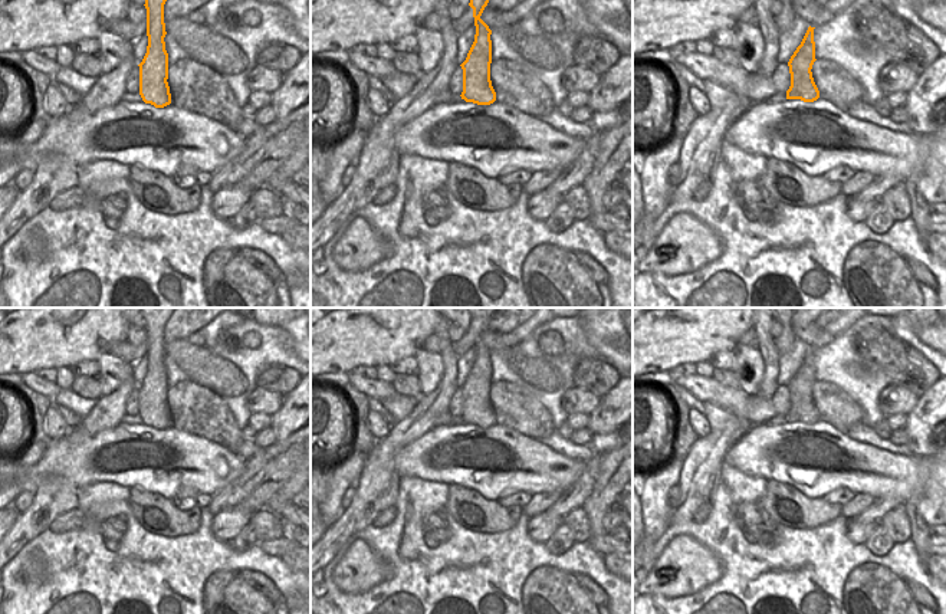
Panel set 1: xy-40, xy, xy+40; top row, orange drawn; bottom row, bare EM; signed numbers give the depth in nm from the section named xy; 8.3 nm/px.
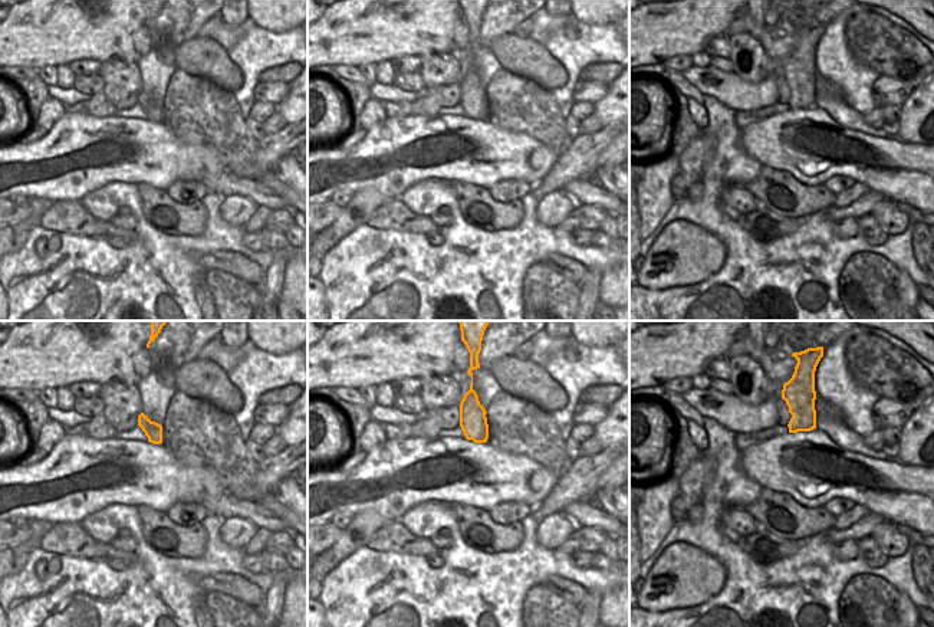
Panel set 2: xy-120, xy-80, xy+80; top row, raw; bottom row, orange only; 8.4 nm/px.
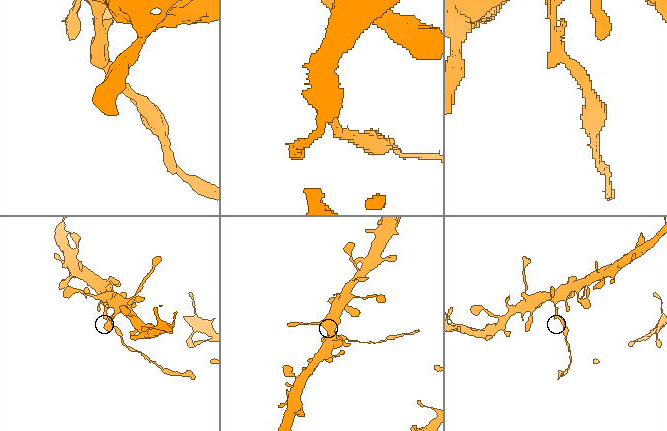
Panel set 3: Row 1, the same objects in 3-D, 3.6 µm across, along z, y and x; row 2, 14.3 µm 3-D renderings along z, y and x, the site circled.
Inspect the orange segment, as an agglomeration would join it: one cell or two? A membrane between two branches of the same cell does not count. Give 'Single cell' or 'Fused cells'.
Fused cells

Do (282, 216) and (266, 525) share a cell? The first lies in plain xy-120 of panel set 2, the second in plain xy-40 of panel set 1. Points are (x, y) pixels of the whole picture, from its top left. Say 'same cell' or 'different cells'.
same cell

